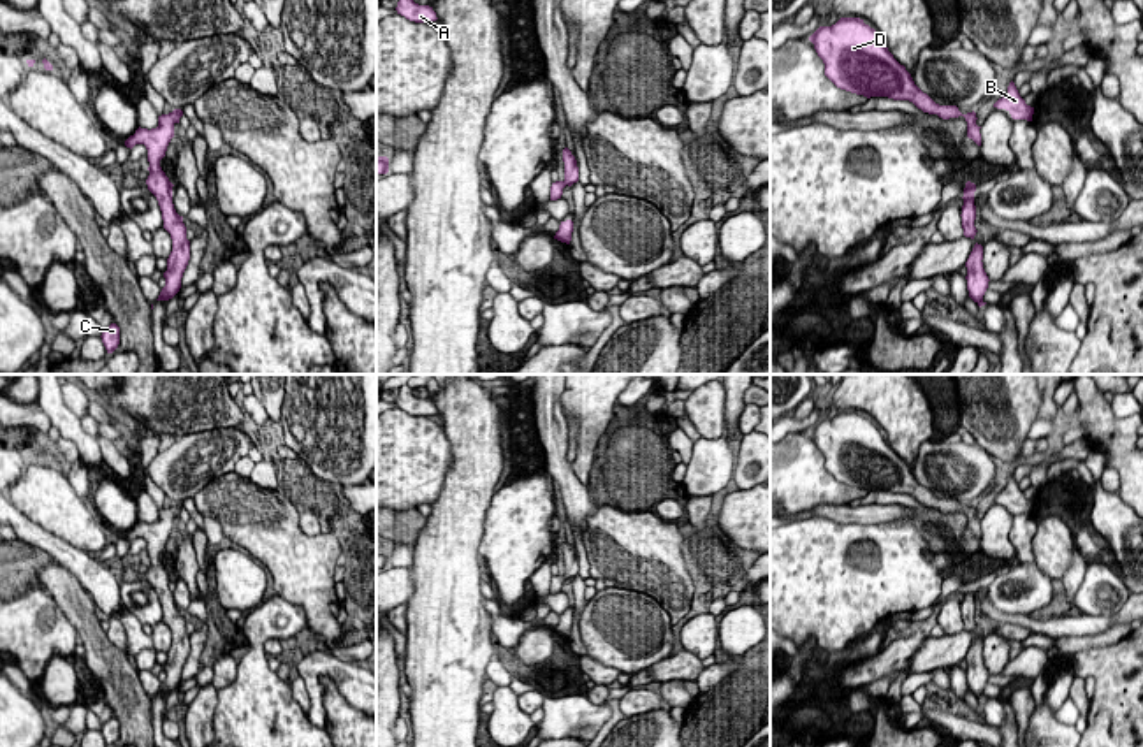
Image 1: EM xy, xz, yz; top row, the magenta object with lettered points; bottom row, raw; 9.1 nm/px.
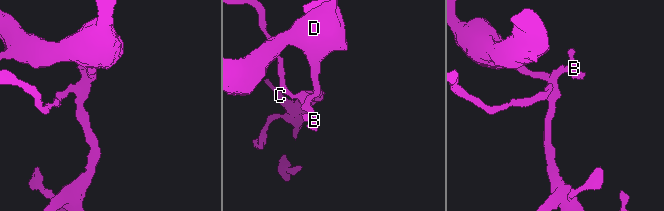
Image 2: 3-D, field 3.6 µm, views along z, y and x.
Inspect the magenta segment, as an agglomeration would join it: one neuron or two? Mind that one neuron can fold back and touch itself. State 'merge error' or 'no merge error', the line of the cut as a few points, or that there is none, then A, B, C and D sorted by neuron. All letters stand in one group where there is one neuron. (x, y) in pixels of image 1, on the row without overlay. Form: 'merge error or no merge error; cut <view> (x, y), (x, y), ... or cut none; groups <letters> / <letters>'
no merge error; cut none; groups A B C D

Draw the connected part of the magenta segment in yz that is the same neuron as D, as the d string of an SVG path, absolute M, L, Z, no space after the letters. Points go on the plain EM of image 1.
M841 411L832 420L819 420L809 434L825 457L825 469L841 483L870 490L909 494L943 513L964 510L967 531L981 540L976 506L962 508L957 499L939 499L923 487L911 468L883 439L876 424L860 411Z

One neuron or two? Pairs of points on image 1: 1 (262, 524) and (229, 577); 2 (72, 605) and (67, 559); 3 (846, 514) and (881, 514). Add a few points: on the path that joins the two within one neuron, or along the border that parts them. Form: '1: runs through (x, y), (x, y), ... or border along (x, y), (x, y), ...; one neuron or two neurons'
1: border along (245, 551), (252, 556); two neurons
2: border along (53, 558), (90, 594), (94, 605); two neurons
3: runs through (855, 514), (873, 514); one neuron

